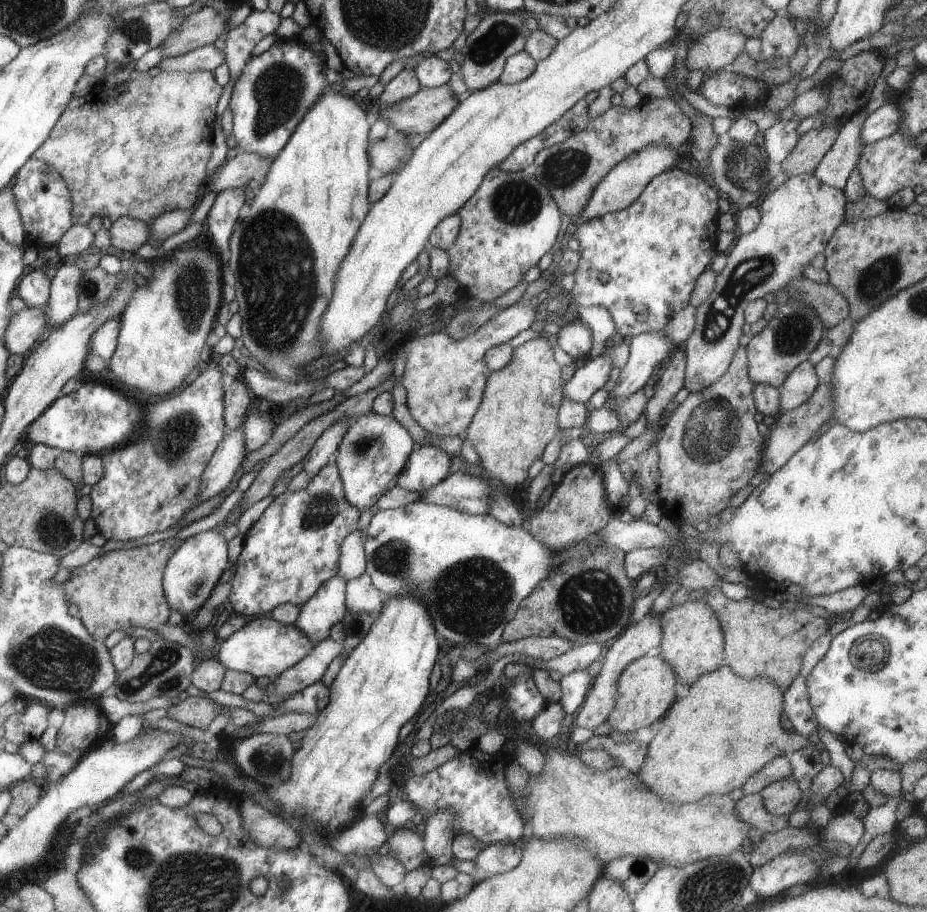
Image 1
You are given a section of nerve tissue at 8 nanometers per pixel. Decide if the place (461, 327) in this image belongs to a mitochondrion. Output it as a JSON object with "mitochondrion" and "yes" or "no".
{"mitochondrion":"yes"}

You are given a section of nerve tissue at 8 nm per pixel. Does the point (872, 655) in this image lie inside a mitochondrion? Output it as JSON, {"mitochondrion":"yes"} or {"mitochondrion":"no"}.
{"mitochondrion":"yes"}

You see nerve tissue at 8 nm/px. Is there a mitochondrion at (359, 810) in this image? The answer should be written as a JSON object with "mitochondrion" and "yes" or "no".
{"mitochondrion":"no"}

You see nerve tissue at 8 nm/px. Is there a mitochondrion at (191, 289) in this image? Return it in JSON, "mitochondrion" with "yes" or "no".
{"mitochondrion":"yes"}

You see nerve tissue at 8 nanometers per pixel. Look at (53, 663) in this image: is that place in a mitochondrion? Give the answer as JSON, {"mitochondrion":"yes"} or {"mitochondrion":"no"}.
{"mitochondrion":"yes"}

